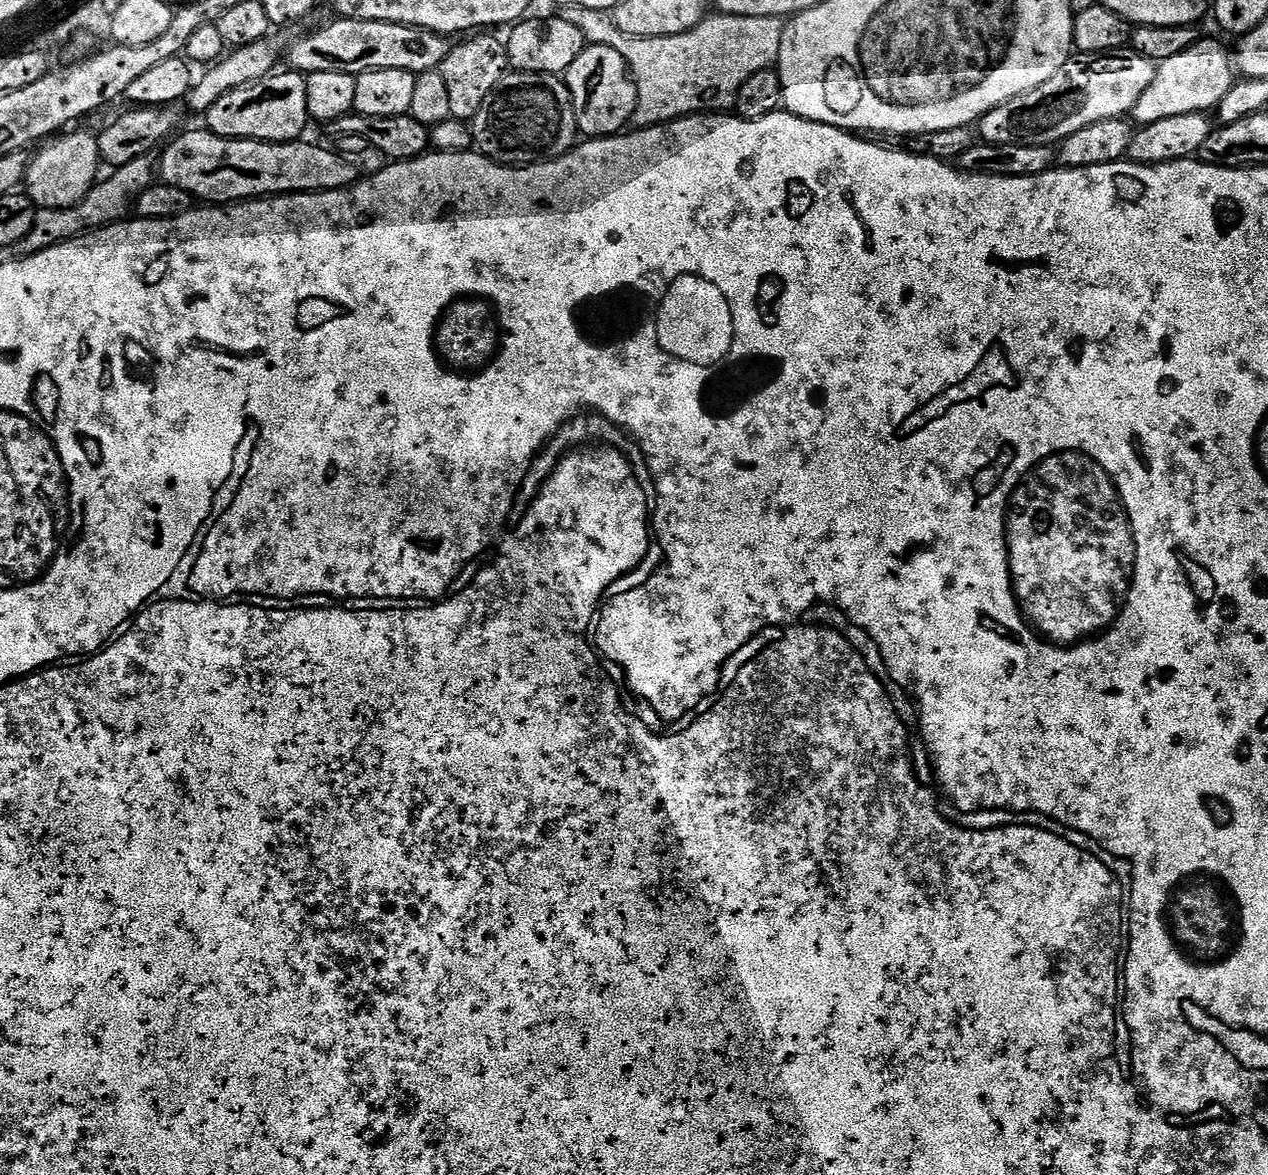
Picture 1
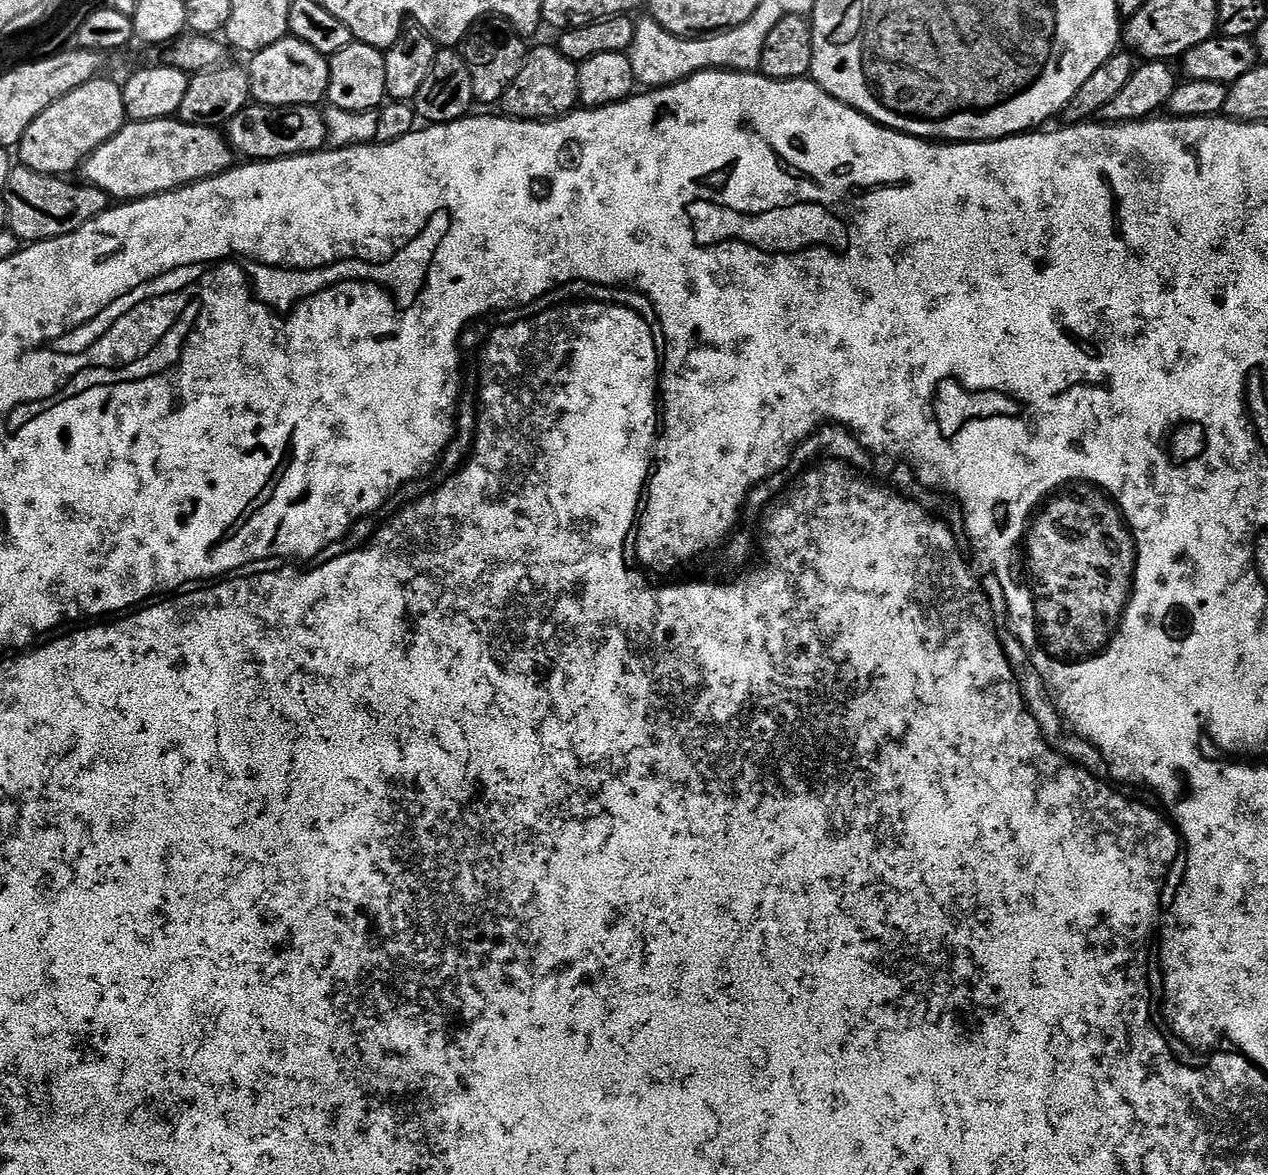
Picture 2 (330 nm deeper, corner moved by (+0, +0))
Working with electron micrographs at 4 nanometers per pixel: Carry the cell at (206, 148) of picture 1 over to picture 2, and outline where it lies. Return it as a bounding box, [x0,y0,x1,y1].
[82,118,234,202]

